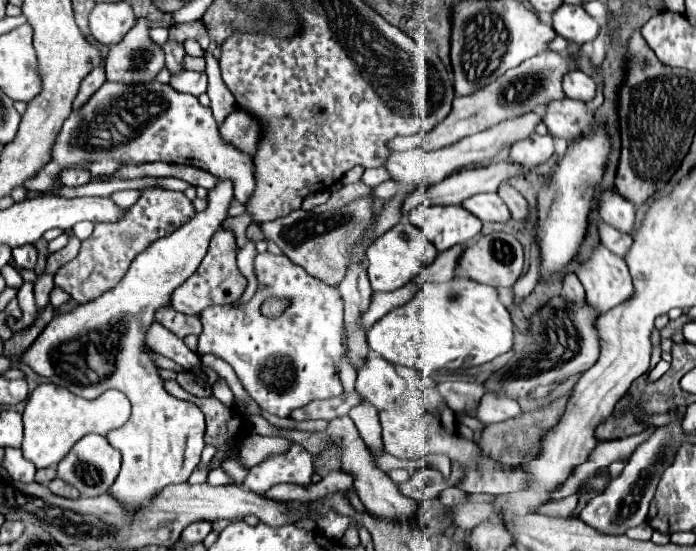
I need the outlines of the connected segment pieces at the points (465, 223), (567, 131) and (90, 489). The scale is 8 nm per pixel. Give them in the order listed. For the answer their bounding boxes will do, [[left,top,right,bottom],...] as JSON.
[[408,205,482,251],[542,97,594,141],[58,435,122,497]]

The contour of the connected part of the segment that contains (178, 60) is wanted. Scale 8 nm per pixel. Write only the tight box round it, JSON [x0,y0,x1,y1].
[164,41,184,75]

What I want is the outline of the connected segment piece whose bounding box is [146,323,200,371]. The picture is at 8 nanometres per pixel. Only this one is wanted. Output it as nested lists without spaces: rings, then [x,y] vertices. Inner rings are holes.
[[[152,323],[146,331],[146,343],[148,347],[152,347],[156,353],[162,353],[164,357],[176,361],[178,365],[182,365],[186,371],[194,369],[196,365],[200,365],[200,357],[196,353],[192,353],[184,341],[180,337],[176,337],[172,331],[168,331],[164,325],[160,323]]]

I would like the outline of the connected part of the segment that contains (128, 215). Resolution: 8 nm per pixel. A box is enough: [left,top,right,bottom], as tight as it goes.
[54,187,196,303]

